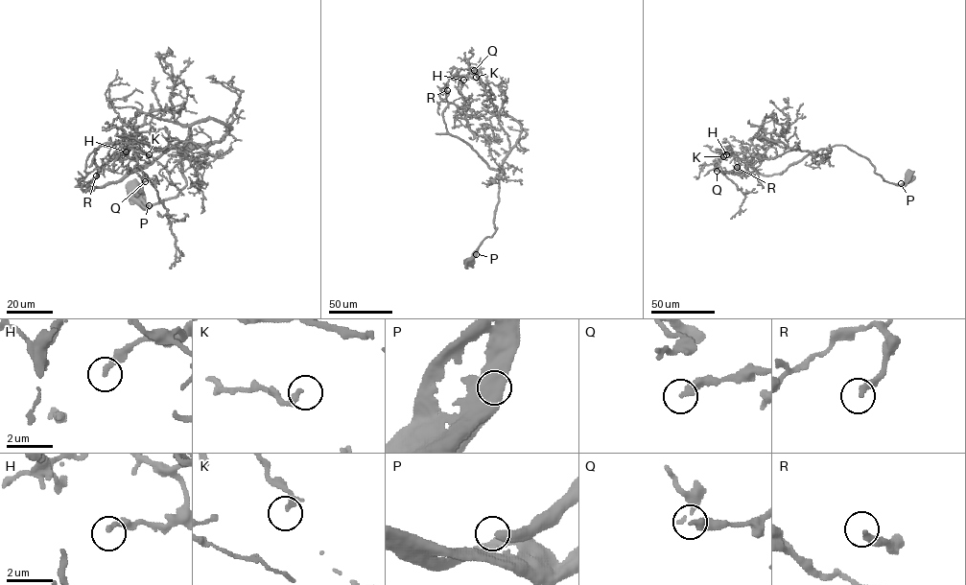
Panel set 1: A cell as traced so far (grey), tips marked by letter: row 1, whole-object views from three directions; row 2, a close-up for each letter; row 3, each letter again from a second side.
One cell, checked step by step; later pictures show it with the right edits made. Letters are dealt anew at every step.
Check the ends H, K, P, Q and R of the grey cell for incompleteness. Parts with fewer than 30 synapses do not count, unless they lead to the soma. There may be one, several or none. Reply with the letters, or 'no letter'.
no letter

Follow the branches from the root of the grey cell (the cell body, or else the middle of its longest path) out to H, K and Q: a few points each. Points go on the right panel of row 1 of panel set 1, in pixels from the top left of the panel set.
H: (908, 175), (899, 185), (888, 182), (844, 146), (767, 159), (716, 150), (726, 154)
K: (908, 175), (899, 185), (888, 182), (844, 146), (767, 159), (716, 150), (723, 156)
Q: (908, 175), (888, 182), (840, 145), (767, 159), (717, 149), (717, 171)

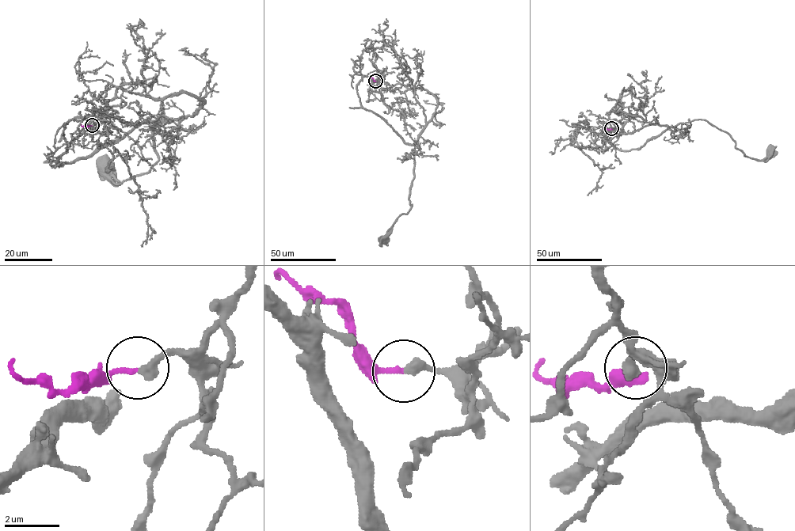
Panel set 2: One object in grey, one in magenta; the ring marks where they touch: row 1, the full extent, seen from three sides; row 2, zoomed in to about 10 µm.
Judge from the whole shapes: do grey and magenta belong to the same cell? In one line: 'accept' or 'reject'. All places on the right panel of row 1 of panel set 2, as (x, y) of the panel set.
accept

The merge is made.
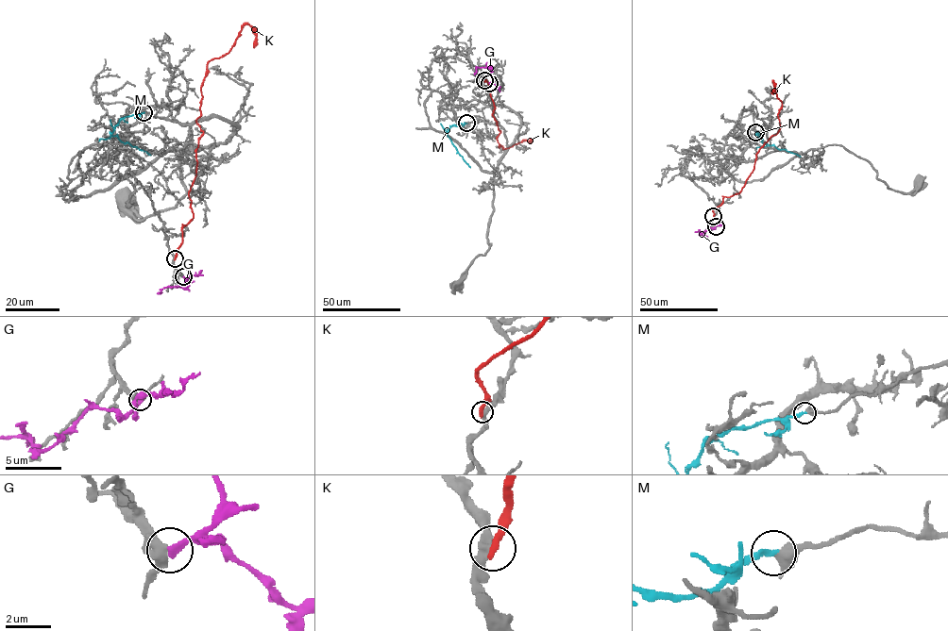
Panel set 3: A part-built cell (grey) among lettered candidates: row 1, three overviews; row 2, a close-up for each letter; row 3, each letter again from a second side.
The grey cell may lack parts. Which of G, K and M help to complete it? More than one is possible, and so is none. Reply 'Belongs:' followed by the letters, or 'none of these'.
Belongs: G, M

